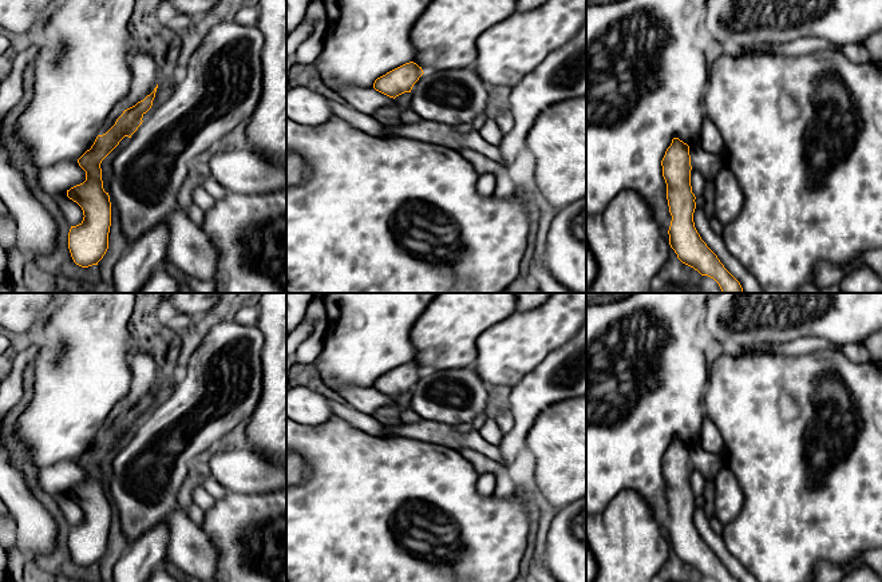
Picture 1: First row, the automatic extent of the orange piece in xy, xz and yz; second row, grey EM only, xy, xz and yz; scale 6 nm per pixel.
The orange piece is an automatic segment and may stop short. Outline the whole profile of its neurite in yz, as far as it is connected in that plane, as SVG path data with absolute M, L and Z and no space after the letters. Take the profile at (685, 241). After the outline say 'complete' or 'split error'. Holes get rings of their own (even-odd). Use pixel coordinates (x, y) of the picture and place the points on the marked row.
M673 138L661 161L661 166L672 215L668 230L669 245L677 258L701 276L713 278L723 293L744 293L740 282L724 268L695 227L696 197L691 186L689 146L679 138Z; complete

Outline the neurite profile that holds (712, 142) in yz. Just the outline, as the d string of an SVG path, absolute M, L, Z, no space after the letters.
M704 116L704 123L701 127L701 144L705 151L712 154L721 154L724 150L724 142L720 131L707 116Z

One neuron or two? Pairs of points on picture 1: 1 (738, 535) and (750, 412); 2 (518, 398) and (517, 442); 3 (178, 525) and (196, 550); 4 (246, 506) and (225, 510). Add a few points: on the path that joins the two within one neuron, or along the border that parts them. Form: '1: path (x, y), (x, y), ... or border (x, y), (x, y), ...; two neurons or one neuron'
1: path (755, 505), (755, 443); one neuron
2: path (521, 408), (519, 431); one neuron
3: path (182, 531), (189, 543); one neuron
4: path (241, 510), (230, 510); one neuron

